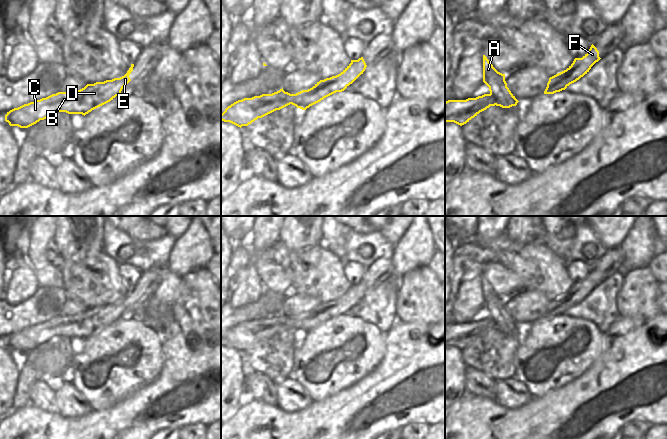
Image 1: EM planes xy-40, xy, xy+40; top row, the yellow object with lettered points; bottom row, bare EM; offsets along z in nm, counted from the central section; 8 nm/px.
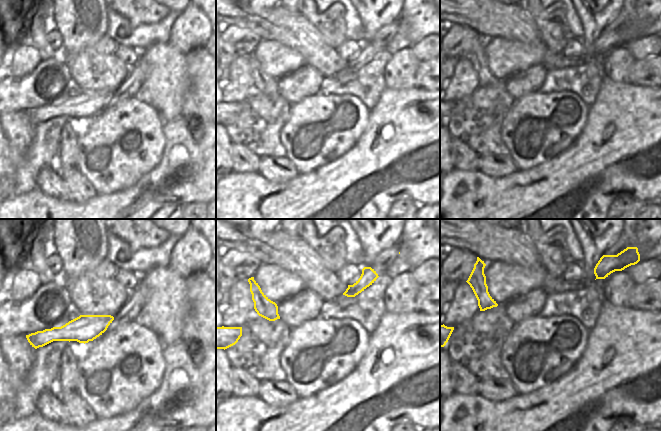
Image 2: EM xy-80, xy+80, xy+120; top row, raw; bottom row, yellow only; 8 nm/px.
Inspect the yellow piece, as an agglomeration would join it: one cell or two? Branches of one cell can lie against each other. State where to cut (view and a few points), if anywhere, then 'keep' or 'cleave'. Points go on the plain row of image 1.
cut xy+40 (490, 316), (498, 325), (496, 329); cleave

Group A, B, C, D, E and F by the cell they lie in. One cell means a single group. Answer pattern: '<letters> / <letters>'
A / B C D E F

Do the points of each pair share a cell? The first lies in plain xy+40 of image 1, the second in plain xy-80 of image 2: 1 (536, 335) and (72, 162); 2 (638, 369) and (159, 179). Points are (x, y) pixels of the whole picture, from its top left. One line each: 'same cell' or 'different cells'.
1: different cells
2: same cell

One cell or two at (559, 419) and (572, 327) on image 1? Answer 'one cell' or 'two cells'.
two cells

